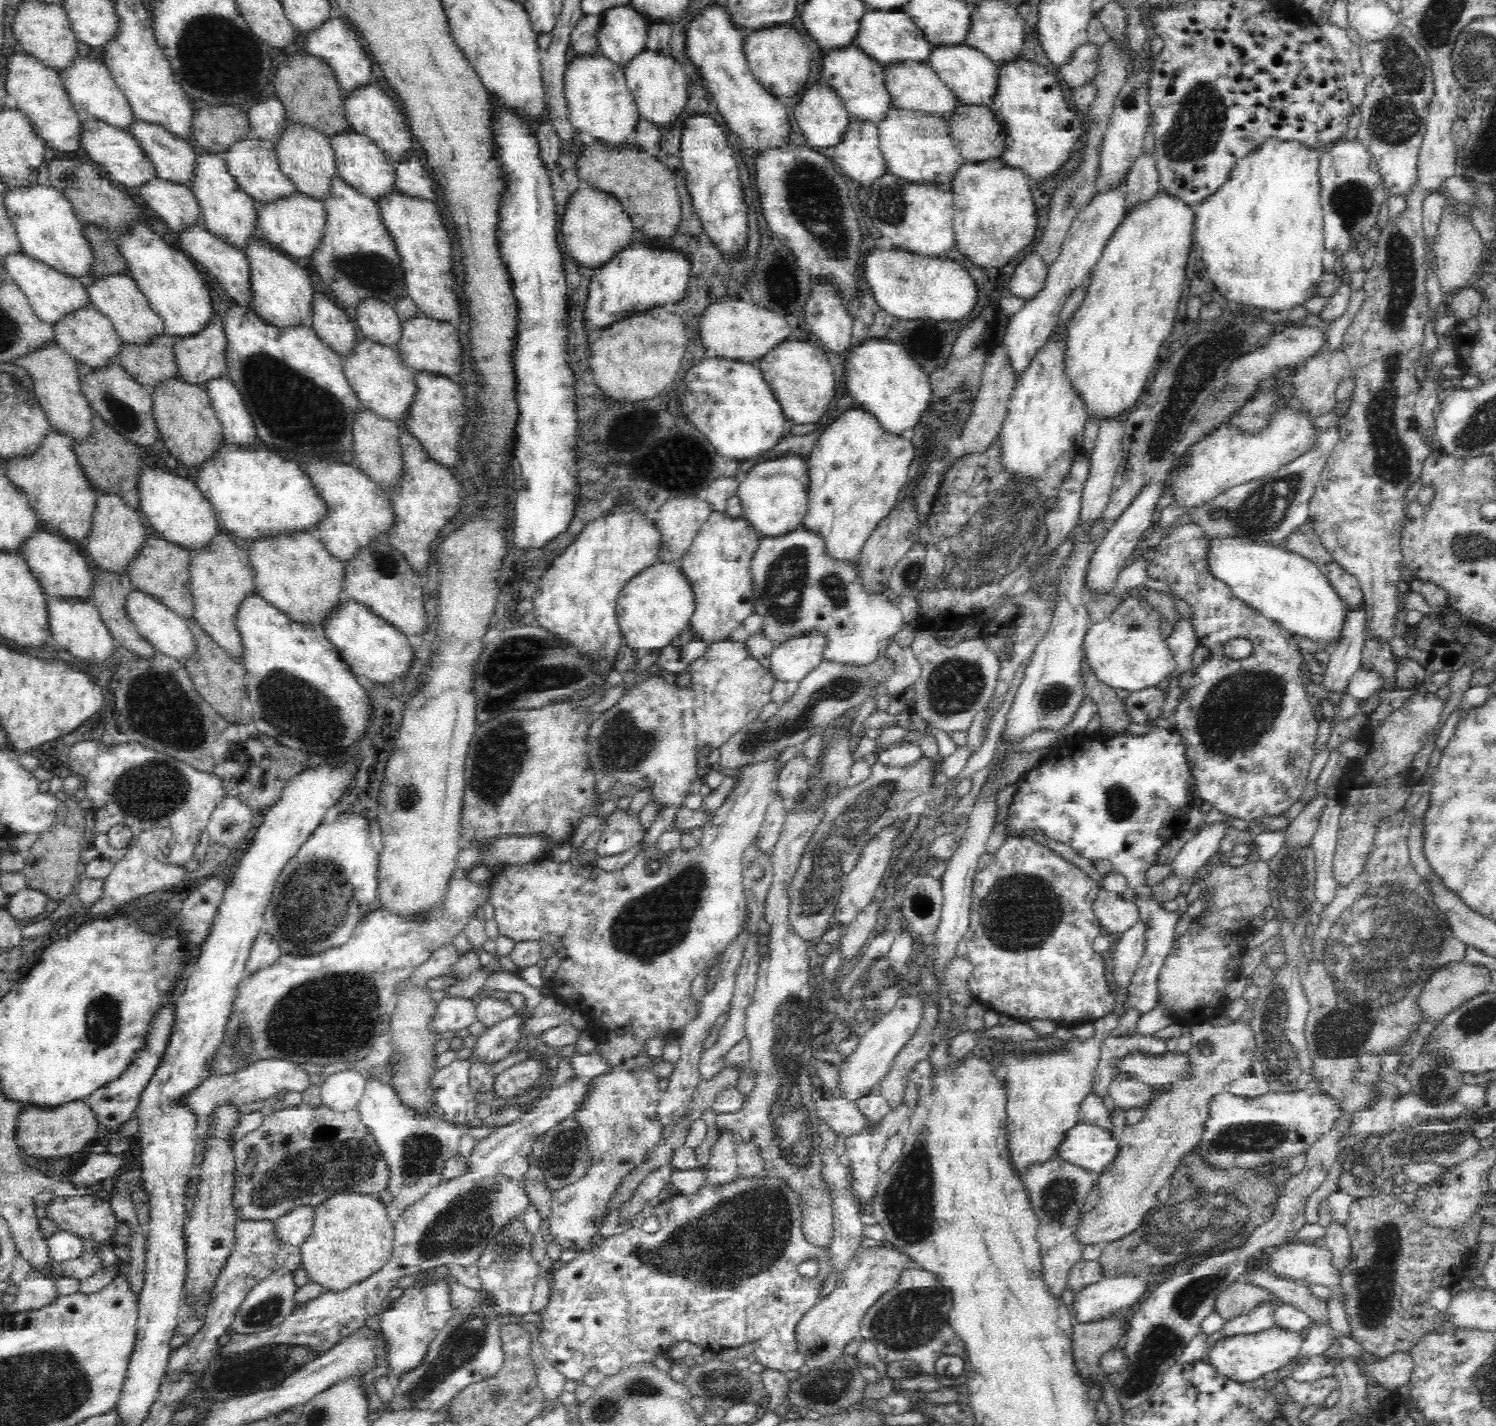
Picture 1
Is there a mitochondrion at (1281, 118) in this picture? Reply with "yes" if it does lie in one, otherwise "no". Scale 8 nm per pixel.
no

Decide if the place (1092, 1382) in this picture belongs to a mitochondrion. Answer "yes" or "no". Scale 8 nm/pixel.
no

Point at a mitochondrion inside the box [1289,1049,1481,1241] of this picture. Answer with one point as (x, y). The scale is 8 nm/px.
(1431, 1143)

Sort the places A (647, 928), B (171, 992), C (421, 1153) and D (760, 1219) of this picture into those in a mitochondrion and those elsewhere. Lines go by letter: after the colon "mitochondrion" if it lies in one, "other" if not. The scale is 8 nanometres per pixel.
A: mitochondrion
B: other
C: mitochondrion
D: mitochondrion

